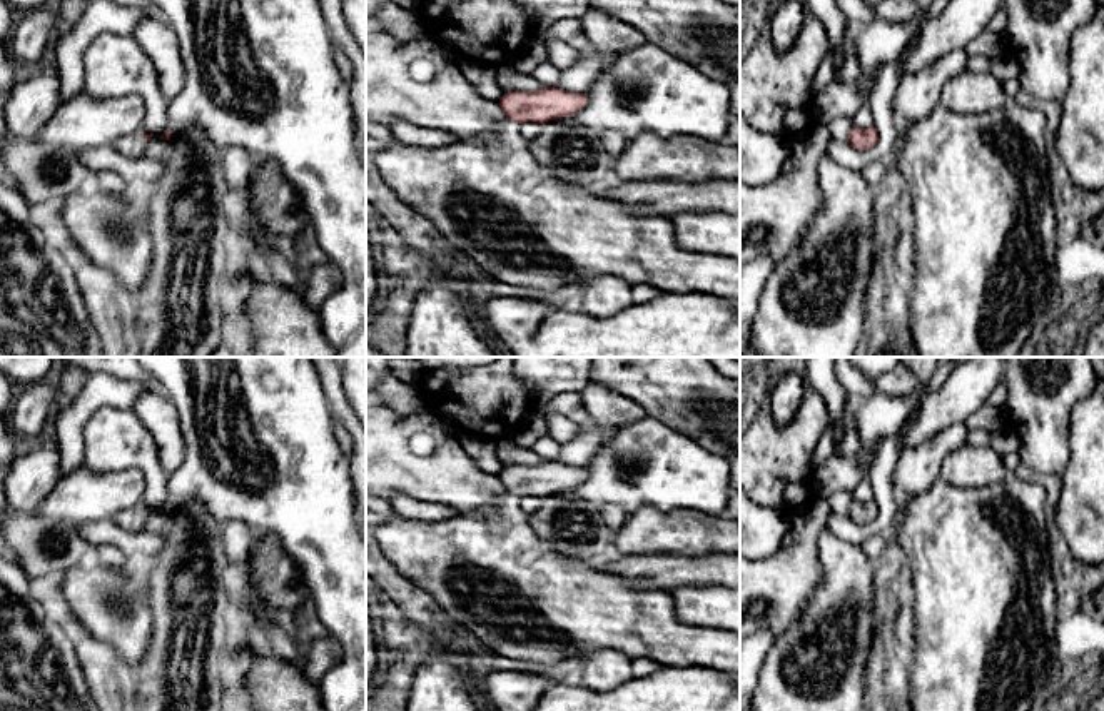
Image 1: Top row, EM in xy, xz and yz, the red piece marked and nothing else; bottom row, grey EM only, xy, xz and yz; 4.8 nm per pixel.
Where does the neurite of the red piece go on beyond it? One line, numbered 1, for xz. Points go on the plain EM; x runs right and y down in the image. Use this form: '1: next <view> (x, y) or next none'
1: next xz (490, 571)

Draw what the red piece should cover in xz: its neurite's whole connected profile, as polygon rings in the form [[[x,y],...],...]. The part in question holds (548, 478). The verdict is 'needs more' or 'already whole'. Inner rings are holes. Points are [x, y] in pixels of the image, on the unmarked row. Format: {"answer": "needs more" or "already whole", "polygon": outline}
{"answer": "needs more", "polygon": [[[558,461],[538,466],[508,466],[499,472],[506,492],[489,507],[473,514],[458,514],[443,522],[419,522],[394,516],[369,529],[386,559],[414,586],[428,592],[453,621],[466,626],[488,651],[514,661],[556,664],[568,658],[583,658],[600,649],[623,653],[628,659],[651,659],[663,666],[686,669],[691,666],[723,673],[740,679],[740,634],[725,629],[686,626],[676,616],[670,591],[638,589],[628,581],[603,571],[598,562],[580,562],[556,552],[528,522],[519,499],[546,497],[575,489],[586,479],[585,467]]]}

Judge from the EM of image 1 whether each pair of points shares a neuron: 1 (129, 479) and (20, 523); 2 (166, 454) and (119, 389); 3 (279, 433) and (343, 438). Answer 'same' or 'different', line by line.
1: same
2: different
3: different

